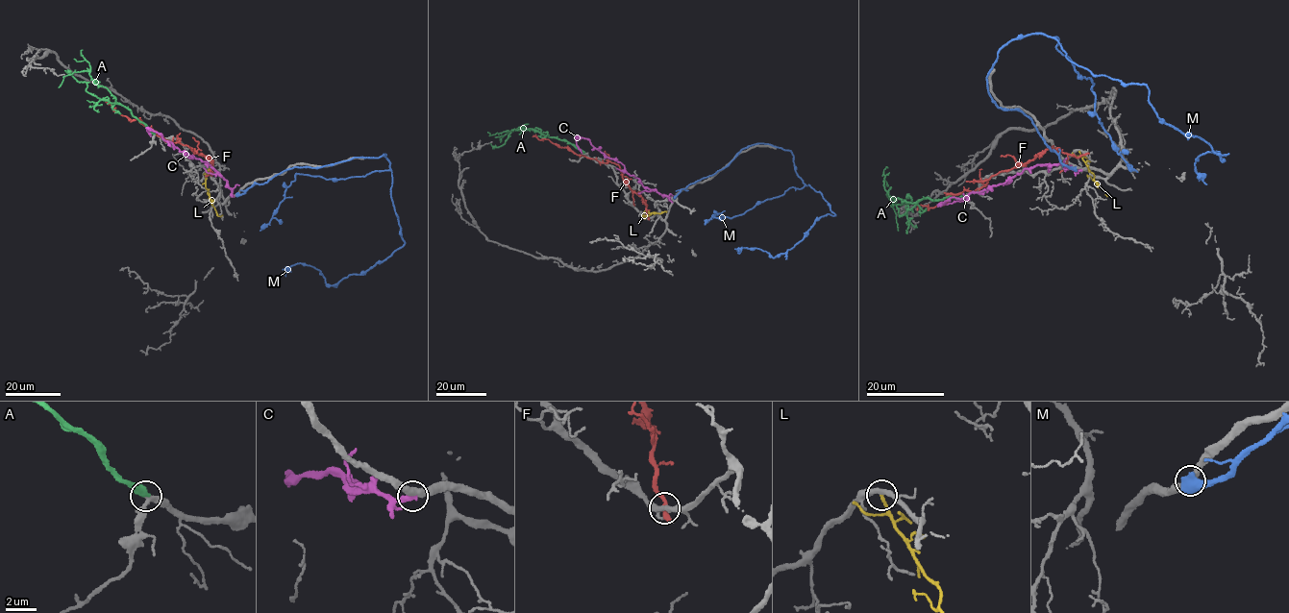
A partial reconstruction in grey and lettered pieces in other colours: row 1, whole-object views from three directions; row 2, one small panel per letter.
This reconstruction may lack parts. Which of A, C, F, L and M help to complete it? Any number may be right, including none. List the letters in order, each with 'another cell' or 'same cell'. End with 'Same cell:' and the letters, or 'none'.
A: same cell
C: another cell
F: another cell
L: another cell
M: another cell
Same cell: A

